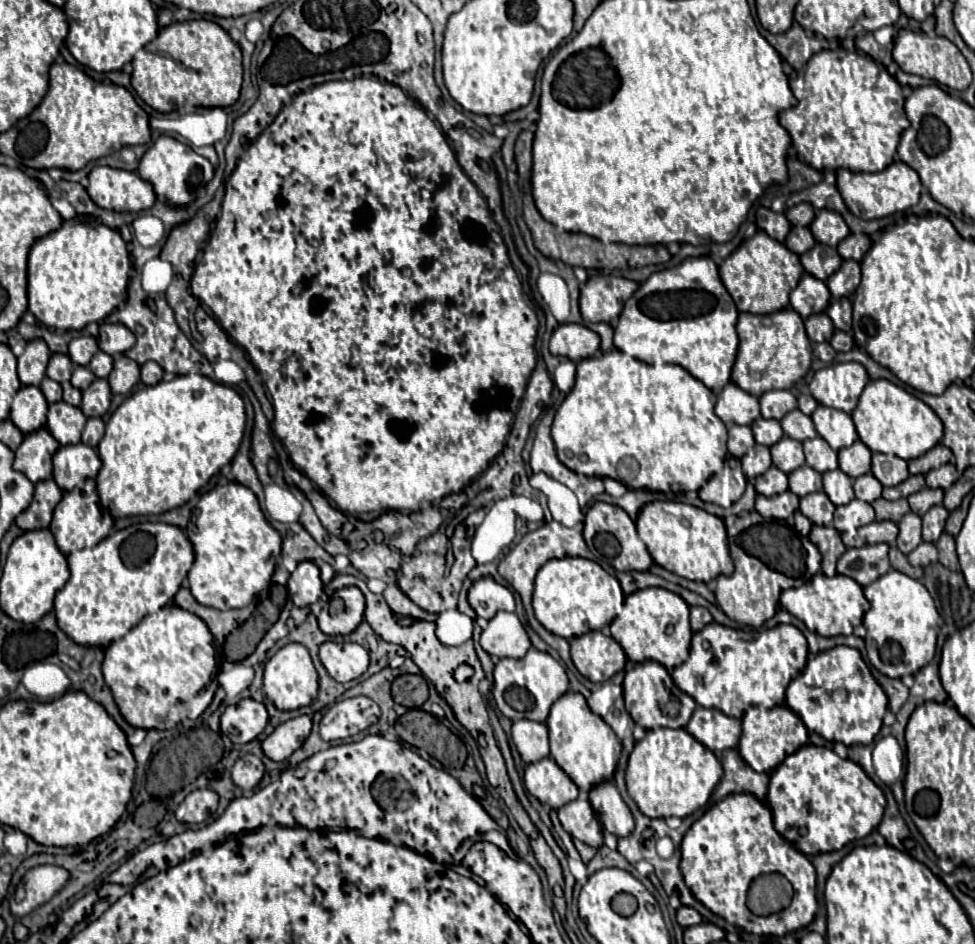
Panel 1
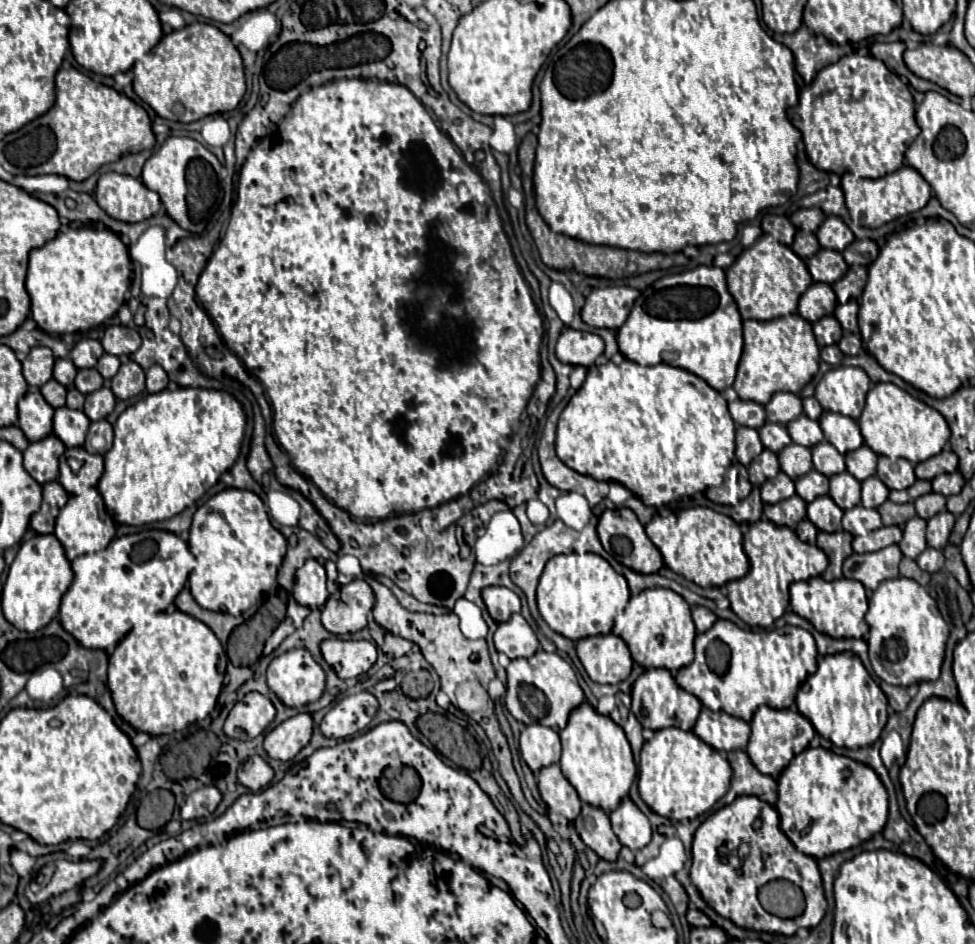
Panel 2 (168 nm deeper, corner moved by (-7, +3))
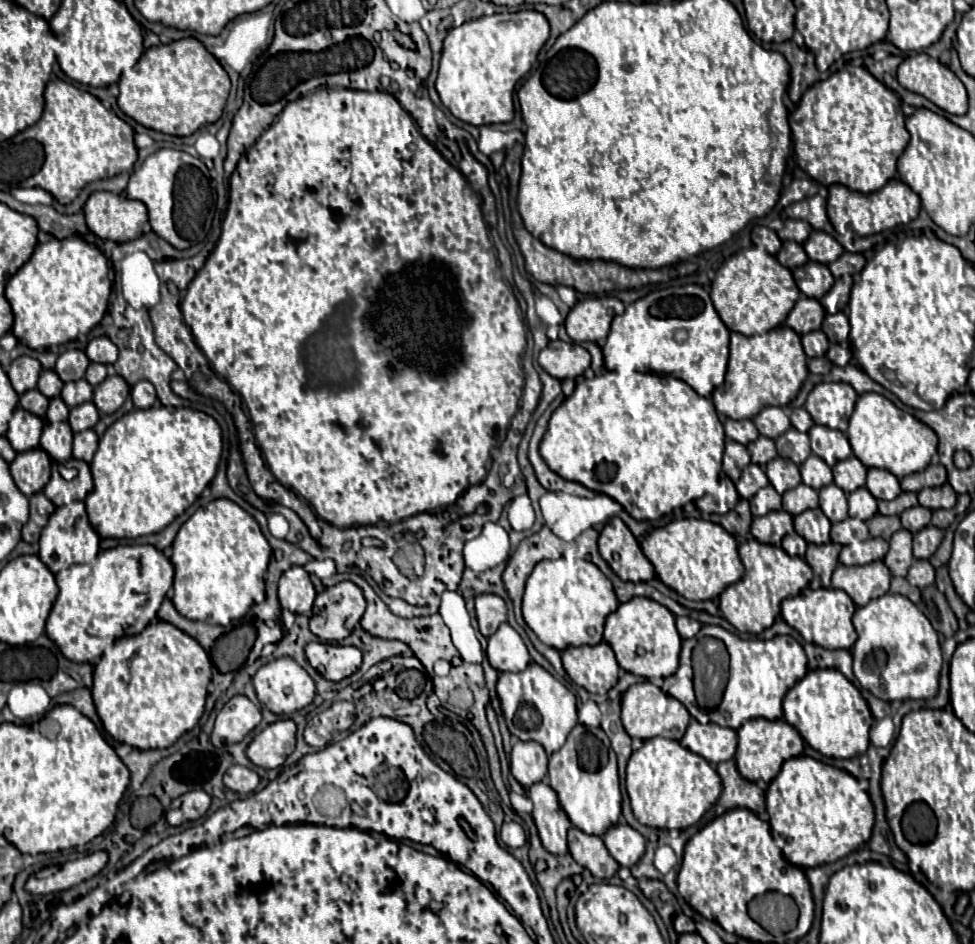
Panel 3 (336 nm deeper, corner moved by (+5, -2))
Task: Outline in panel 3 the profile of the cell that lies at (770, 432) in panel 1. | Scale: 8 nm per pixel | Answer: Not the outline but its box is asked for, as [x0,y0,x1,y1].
[746,435,776,465]

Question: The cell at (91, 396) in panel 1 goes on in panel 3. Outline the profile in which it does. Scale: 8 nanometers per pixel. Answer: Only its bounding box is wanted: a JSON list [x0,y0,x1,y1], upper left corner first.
[68,401,100,433]

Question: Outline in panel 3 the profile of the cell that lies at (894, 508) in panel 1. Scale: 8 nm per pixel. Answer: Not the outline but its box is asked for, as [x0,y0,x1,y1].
[866,513,902,539]

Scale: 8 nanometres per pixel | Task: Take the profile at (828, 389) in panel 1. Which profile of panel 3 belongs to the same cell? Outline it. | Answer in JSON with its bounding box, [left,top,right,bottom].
[806,383,858,431]

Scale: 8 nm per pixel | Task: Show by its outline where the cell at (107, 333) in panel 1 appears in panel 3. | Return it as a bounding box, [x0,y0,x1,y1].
[86,337,118,363]

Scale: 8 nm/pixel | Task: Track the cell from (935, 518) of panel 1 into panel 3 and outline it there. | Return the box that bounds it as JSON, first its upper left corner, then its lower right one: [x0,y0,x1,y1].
[914,525,944,559]

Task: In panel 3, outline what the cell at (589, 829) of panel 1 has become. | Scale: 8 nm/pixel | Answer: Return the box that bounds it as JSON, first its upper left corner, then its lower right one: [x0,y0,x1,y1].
[568,827,620,879]

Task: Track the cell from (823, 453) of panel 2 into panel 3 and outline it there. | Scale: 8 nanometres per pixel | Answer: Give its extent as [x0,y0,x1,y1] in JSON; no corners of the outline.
[800,455,832,491]

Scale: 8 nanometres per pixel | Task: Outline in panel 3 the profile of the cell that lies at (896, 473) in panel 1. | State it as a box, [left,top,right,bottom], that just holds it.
[866,469,902,499]

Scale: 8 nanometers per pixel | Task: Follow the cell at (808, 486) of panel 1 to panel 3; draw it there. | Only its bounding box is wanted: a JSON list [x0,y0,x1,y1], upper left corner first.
[782,483,818,515]

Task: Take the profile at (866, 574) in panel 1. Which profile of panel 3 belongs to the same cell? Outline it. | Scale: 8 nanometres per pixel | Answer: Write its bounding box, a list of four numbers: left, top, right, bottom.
[832,561,890,605]

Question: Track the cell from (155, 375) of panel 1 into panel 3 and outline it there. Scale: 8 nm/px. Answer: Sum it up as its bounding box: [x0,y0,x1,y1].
[132,381,156,409]

